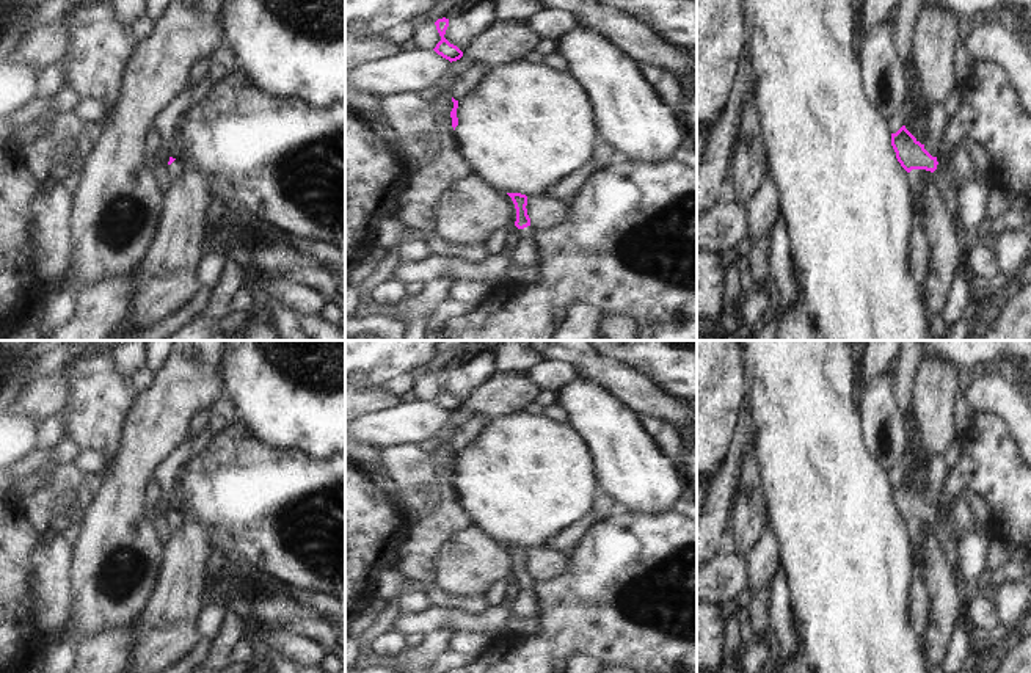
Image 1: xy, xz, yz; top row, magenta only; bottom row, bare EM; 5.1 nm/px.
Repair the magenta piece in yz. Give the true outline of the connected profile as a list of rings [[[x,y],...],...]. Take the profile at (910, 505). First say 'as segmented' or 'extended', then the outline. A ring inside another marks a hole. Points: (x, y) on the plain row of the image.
extended | [[[902,477],[896,485],[891,485],[891,497],[901,518],[910,524],[912,521],[926,521],[942,524],[956,540],[975,521],[975,513],[965,499],[959,499],[953,513],[946,518],[937,513],[907,480]]]

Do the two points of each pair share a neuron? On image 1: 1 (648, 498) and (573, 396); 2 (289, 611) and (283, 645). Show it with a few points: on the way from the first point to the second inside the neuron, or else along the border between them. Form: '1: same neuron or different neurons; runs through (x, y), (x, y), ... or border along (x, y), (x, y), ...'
1: same neuron; runs through (637, 472), (631, 466), (623, 446), (598, 421)
2: different neurons; border along (256, 623), (286, 628), (320, 643)

